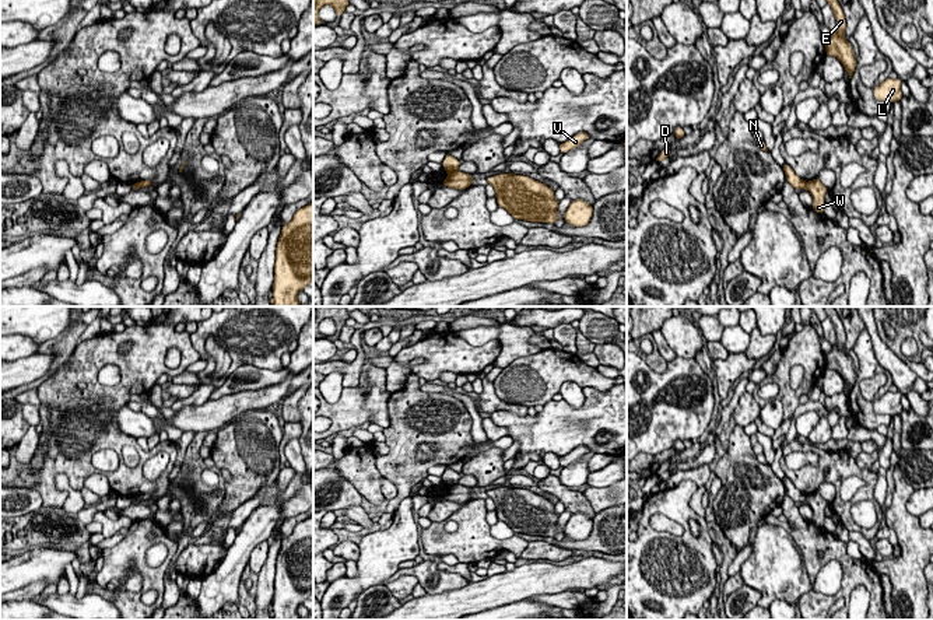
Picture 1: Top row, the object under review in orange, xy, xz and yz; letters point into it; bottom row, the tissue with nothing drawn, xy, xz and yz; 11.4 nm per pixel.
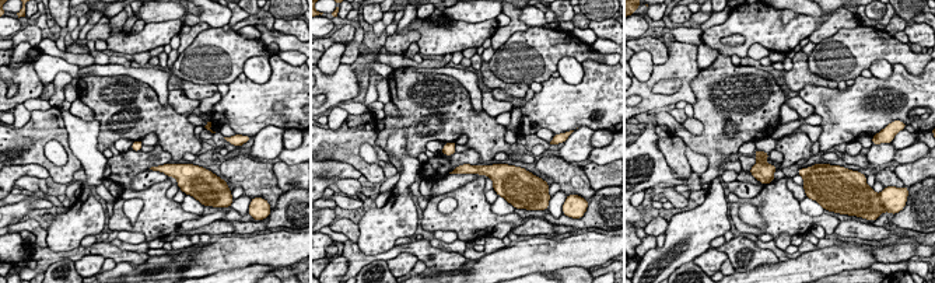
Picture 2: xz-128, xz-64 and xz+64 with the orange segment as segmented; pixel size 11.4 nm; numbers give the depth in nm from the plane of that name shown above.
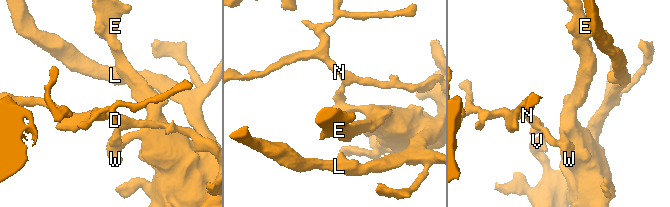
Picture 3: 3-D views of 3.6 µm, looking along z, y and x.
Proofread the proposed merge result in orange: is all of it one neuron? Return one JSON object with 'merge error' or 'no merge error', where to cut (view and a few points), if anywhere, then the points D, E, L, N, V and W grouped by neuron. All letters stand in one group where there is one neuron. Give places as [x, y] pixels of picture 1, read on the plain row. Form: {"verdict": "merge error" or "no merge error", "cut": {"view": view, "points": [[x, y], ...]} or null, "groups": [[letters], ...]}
{"verdict": "merge error", "cut": {"view": "xz", "points": [[456, 483], [449, 486]]}, "groups": [["D", "L", "N", "V"], ["E", "W"]]}

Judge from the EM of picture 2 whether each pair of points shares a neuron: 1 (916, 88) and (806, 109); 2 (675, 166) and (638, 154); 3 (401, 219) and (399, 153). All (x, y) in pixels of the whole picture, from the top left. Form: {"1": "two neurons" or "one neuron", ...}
{"1": "two neurons", "2": "two neurons", "3": "one neuron"}

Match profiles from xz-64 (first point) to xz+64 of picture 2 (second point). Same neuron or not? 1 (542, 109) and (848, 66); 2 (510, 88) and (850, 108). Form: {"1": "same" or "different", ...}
{"1": "different", "2": "different"}

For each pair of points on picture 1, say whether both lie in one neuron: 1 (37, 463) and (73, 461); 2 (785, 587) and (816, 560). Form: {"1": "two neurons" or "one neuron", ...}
{"1": "two neurons", "2": "two neurons"}

